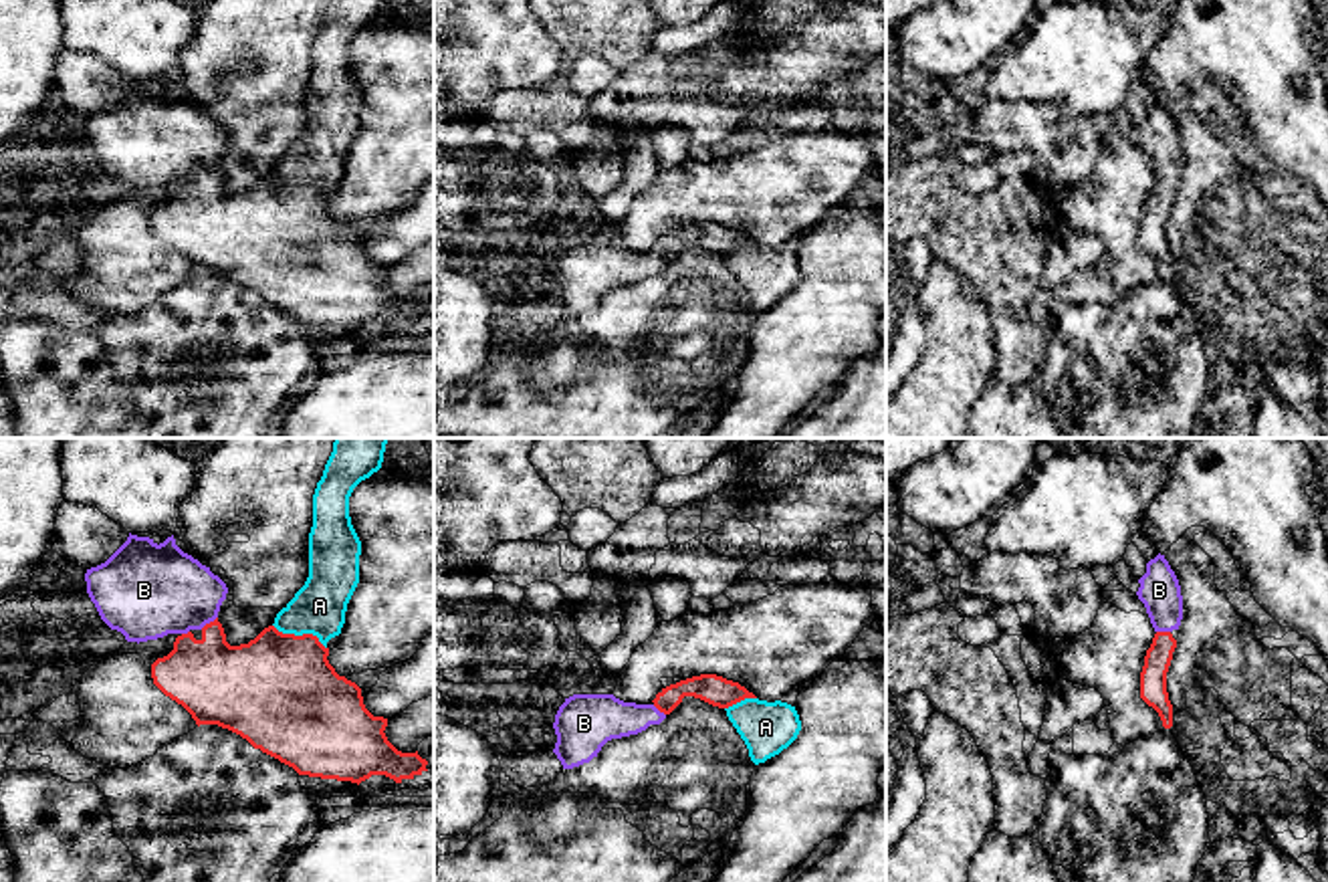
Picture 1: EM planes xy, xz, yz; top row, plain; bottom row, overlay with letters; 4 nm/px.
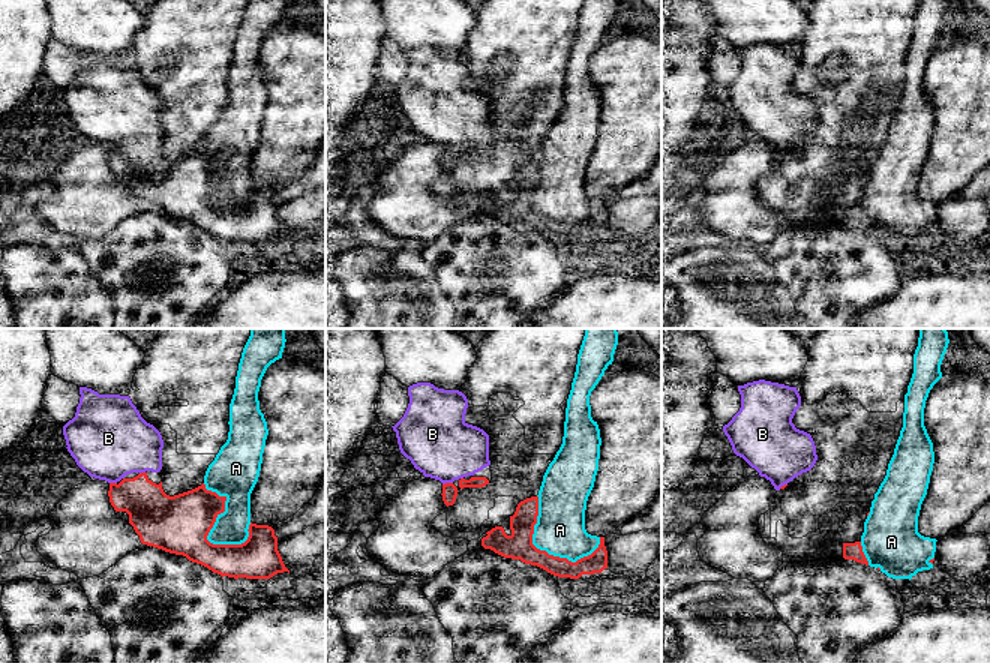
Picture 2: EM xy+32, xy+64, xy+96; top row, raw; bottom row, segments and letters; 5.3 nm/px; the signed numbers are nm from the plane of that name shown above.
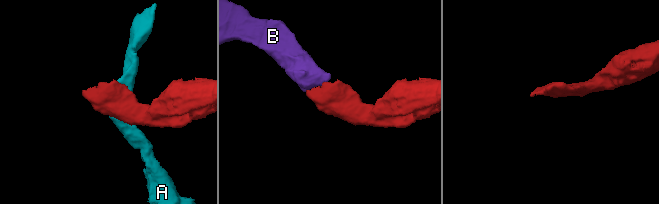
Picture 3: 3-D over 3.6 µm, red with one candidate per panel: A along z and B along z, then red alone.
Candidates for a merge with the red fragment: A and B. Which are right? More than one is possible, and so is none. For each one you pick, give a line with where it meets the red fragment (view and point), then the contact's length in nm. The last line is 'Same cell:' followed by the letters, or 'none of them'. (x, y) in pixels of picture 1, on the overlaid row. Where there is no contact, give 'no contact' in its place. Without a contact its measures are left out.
B: xy (210, 622) | 90 nm
Same cell: B

